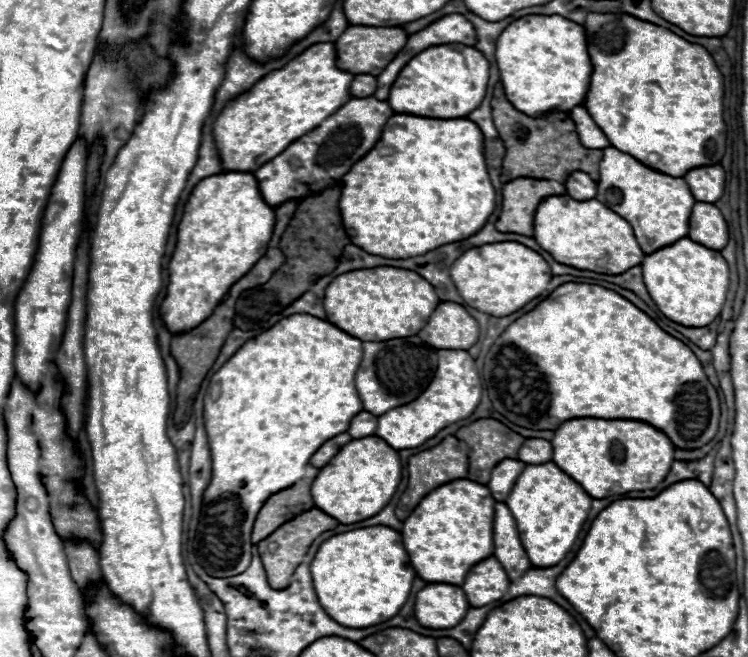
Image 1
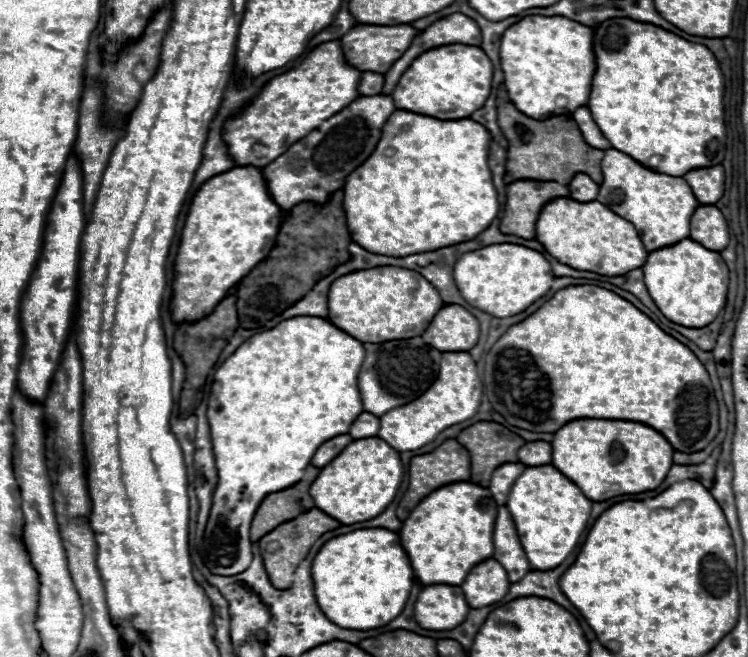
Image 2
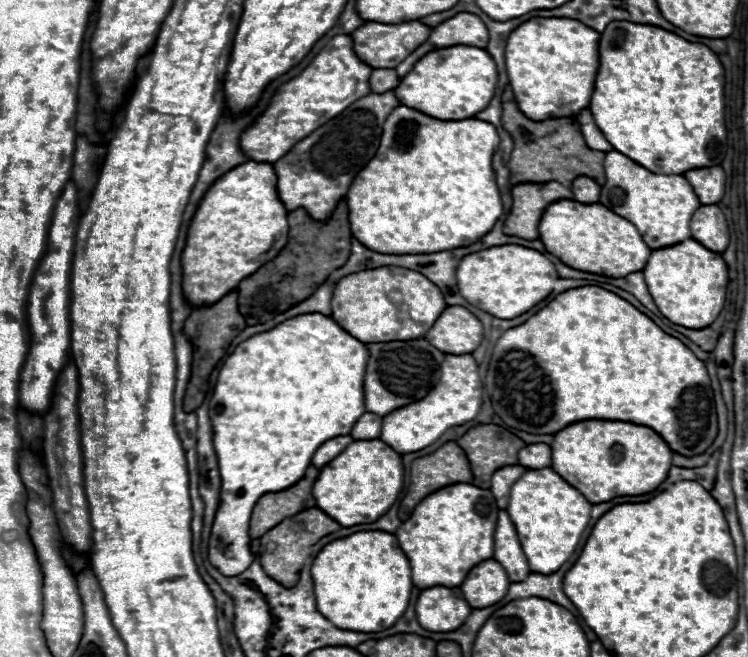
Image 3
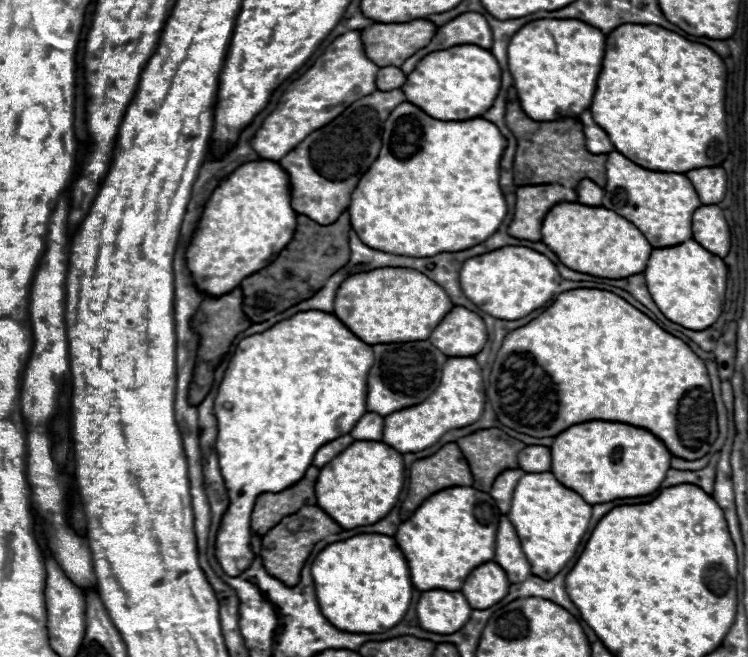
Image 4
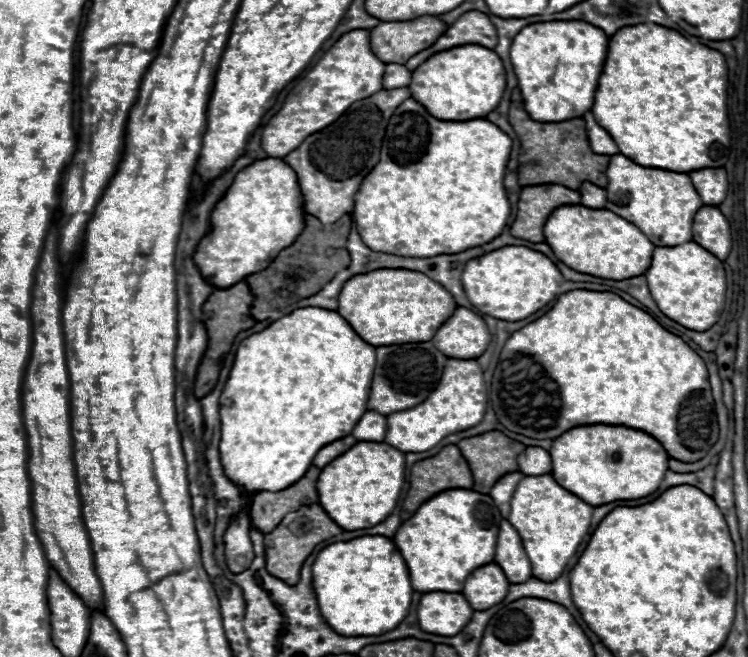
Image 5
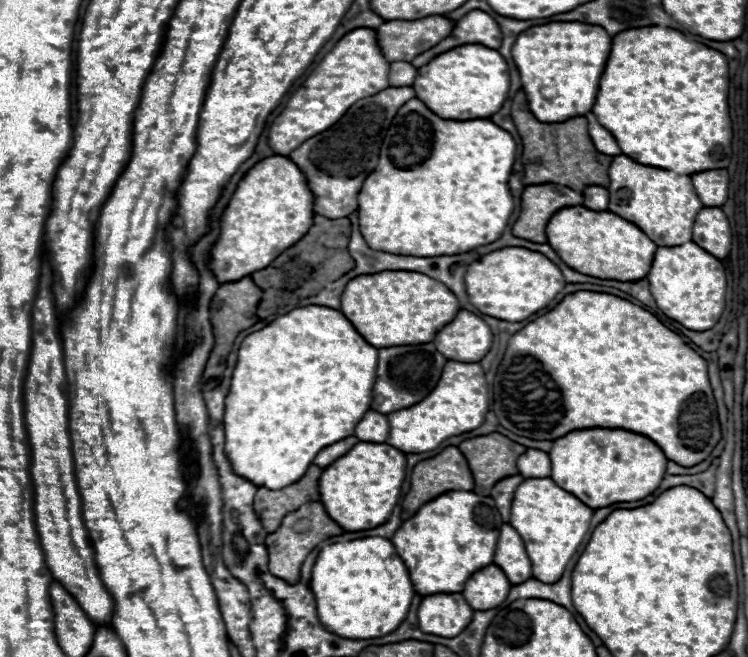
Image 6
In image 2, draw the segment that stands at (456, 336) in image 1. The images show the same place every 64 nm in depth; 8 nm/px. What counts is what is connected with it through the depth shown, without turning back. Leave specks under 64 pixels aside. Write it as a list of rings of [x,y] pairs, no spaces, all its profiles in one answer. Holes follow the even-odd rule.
[[[442,306],[422,338],[442,352],[468,352],[478,344],[480,322],[462,306]]]

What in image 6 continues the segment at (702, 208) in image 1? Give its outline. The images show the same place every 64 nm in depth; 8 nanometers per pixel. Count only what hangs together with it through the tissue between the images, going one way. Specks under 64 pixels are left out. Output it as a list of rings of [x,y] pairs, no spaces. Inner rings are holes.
[[[704,208],[696,216],[696,226],[692,230],[692,242],[708,250],[716,258],[724,258],[730,252],[732,234],[726,214],[720,208]]]

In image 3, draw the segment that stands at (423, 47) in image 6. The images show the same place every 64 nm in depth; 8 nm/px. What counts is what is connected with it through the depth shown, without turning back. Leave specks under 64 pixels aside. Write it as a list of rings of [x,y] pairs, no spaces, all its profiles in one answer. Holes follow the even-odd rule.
[[[368,22],[352,32],[356,54],[372,68],[396,68],[416,46],[426,42],[430,28],[416,22],[404,26],[384,26]]]

